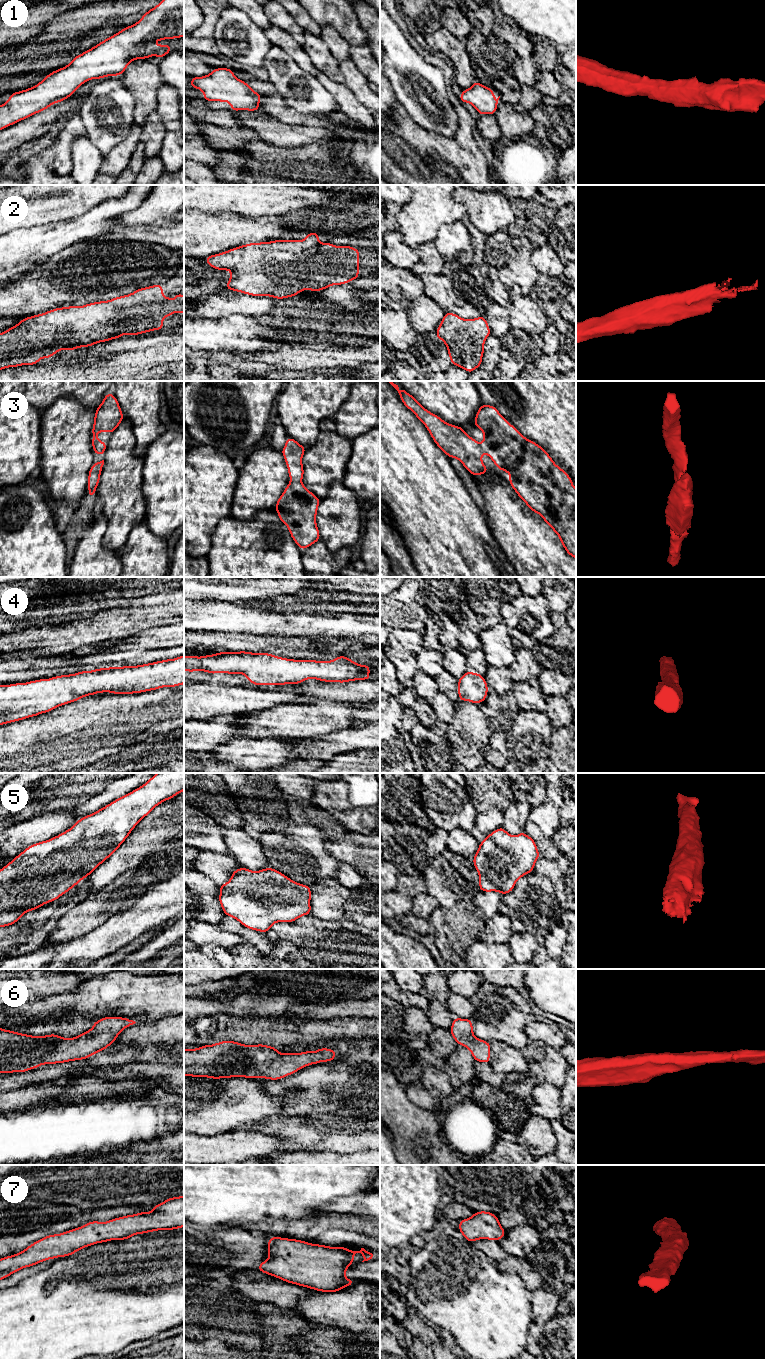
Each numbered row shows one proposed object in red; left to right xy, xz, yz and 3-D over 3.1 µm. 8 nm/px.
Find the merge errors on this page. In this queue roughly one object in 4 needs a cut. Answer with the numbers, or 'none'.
none

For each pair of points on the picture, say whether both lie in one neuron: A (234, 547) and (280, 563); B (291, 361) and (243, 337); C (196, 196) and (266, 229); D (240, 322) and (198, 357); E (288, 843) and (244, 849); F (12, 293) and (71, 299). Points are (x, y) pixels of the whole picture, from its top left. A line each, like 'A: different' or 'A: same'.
A: same
B: different
C: different
D: different
E: different
F: same

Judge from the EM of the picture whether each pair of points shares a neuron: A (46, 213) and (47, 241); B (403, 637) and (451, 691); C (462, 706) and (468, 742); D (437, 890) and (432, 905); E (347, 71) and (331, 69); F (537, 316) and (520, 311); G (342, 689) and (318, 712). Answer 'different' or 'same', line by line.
A: different
B: same
C: same
D: different
E: different
F: same
G: different

